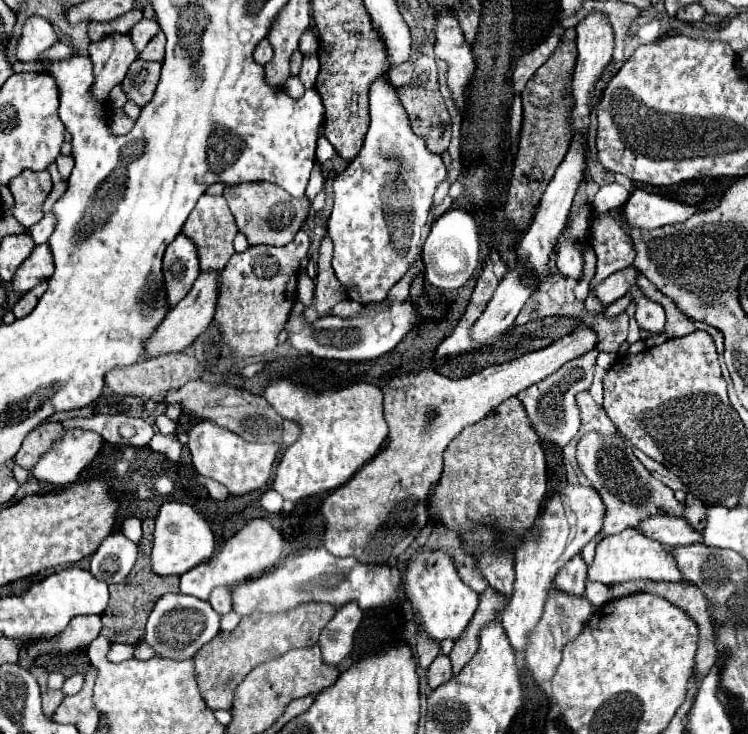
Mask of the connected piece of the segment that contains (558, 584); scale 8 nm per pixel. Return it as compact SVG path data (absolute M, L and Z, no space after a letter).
M574 556L554 578L554 588L566 594L584 596L584 580L586 580L586 564L582 556Z

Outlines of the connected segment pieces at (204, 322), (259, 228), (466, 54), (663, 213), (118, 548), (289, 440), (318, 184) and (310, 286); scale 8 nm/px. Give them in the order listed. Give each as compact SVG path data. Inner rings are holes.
M200 272L196 282L192 284L190 292L186 298L182 298L166 316L166 320L158 326L158 330L150 336L146 342L146 350L150 356L160 356L160 354L170 354L170 352L182 352L188 344L194 342L196 336L200 336L212 322L216 304L218 304L218 294L220 294L220 272Z
M250 182L250 184L226 186L224 198L236 218L238 232L242 232L248 238L250 246L288 244L294 238L294 234L302 228L310 210L308 198L304 200L290 198L290 194L286 194L280 186L274 186L272 182Z
M440 12L436 18L436 56L450 64L448 86L460 110L464 110L464 90L474 72L474 56L464 40L458 18L450 12Z
M638 188L631 192L623 212L634 228L638 226L640 230L654 230L690 218L696 208L680 204L676 200L666 200L658 194L648 194Z
M110 534L106 536L106 540L102 540L102 544L98 546L96 554L90 560L90 572L94 574L94 578L114 584L114 582L122 582L134 562L136 562L136 554L138 554L138 546L128 540L124 534Z
M284 422L284 434L282 434L282 442L286 444L286 446L290 446L290 444L294 444L298 438L300 438L300 434L302 434L302 428L296 424L296 422Z
M315 163L306 188L306 196L310 201L314 200L314 196L322 190L322 184L324 184L324 182L325 178L320 170L320 165L319 163Z
M302 272L298 278L298 300L304 306L308 306L312 300L312 294L314 294L314 282L306 276L306 272Z

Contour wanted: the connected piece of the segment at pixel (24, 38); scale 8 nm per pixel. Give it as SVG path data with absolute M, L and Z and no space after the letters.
M28 16L20 40L16 44L16 60L20 62L34 62L42 52L52 48L58 40L58 34L54 32L52 24L42 16Z

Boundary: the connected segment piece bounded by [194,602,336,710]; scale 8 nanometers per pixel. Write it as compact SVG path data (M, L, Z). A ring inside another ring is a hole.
M306 602L306 604L298 604L292 610L276 612L276 614L252 612L250 616L244 616L240 620L236 630L220 632L216 638L212 638L194 656L198 688L200 688L202 698L208 704L208 708L230 710L230 704L234 698L234 688L248 676L248 672L252 668L268 662L268 660L276 660L292 648L314 646L318 642L320 630L334 616L334 610L336 610L336 606L326 604L326 602Z

